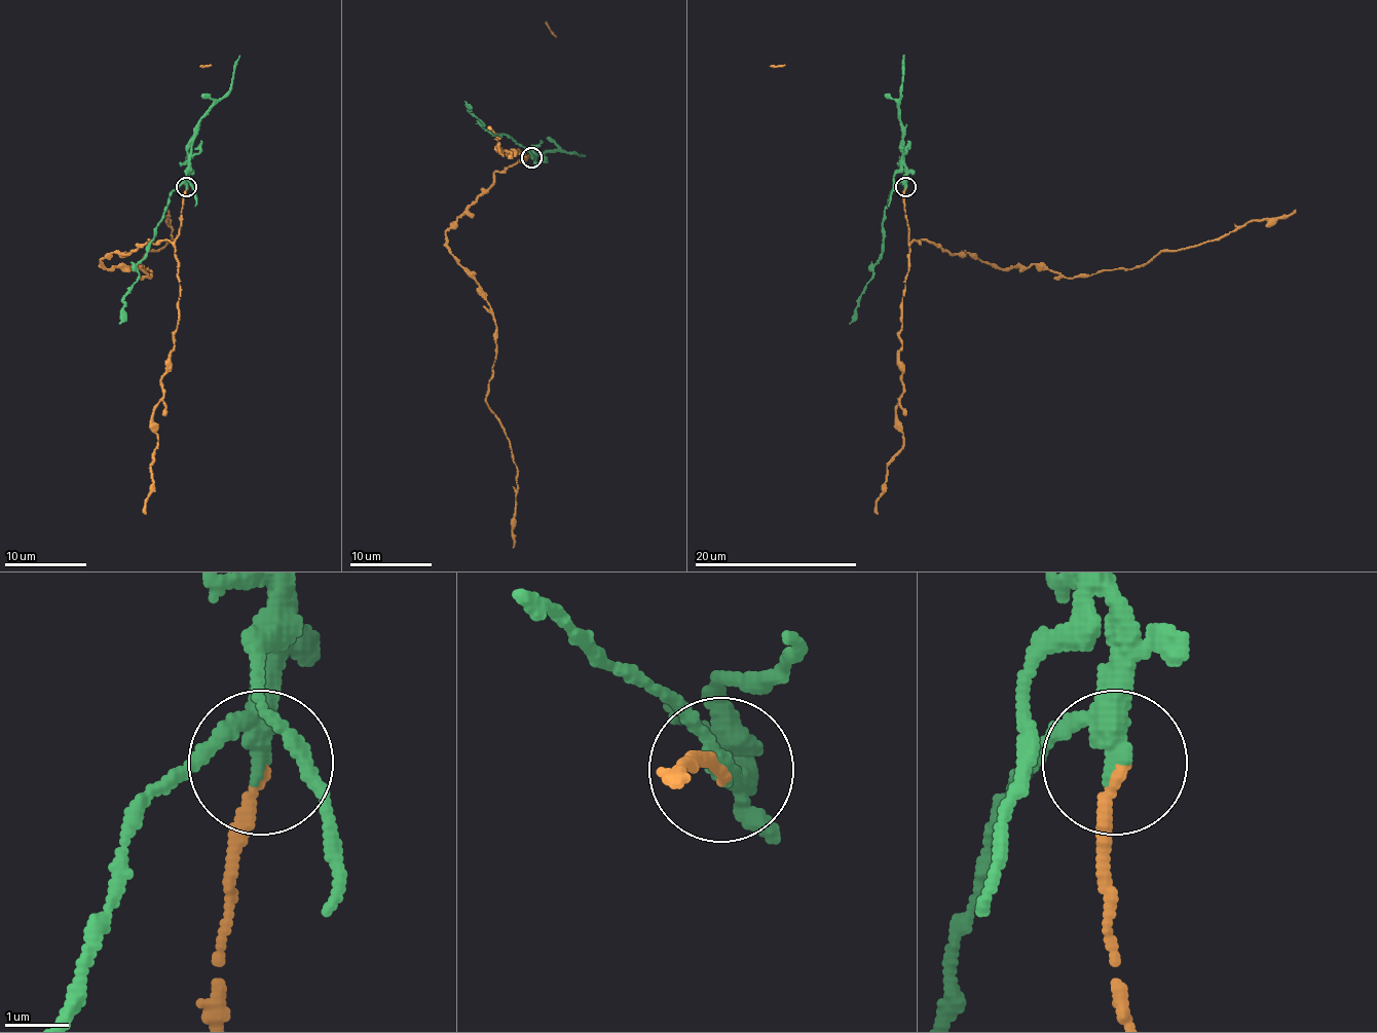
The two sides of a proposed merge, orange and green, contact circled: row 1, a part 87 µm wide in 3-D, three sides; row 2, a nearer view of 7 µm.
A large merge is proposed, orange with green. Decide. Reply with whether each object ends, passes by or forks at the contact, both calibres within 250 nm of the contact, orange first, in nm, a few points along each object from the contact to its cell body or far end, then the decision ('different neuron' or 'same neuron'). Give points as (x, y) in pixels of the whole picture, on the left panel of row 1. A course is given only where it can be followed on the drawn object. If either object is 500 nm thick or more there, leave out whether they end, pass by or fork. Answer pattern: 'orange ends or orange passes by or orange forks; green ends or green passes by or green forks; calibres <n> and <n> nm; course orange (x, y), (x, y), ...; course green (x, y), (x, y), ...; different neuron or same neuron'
orange ends; green passes by; calibres 170 and 280 nm; course orange (187, 186), (171, 242), (148, 240), (101, 264), (134, 264), (150, 279), (140, 264), (171, 240), (169, 209); course green (187, 186), (181, 184), (169, 198), (162, 221), (136, 266), (138, 279), (123, 298), (119, 323); different neuron

